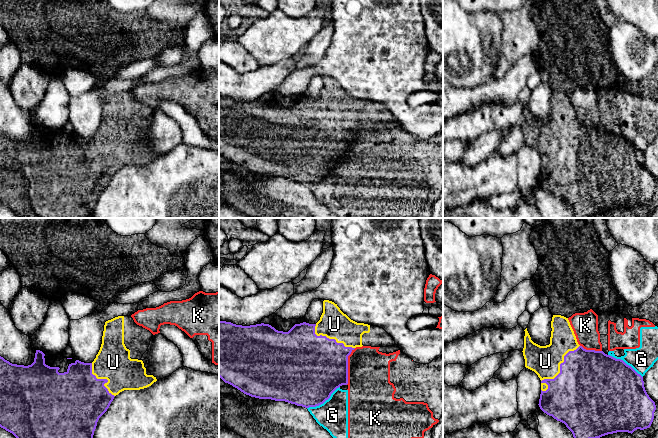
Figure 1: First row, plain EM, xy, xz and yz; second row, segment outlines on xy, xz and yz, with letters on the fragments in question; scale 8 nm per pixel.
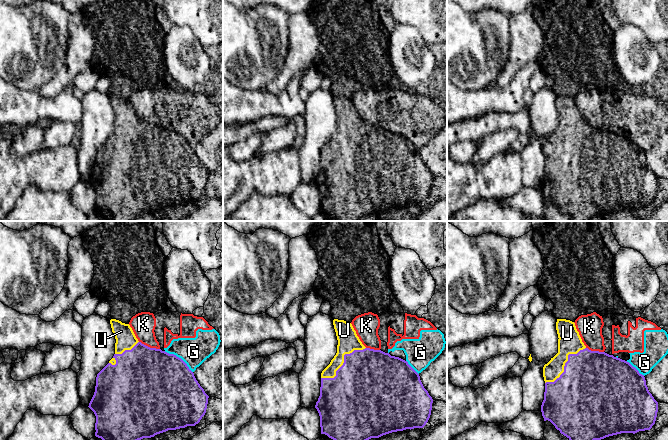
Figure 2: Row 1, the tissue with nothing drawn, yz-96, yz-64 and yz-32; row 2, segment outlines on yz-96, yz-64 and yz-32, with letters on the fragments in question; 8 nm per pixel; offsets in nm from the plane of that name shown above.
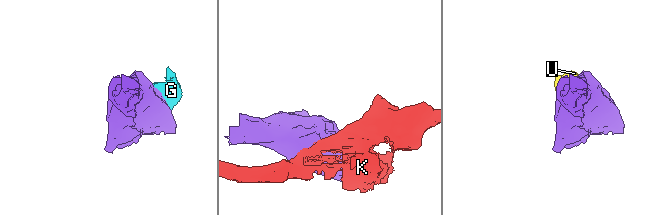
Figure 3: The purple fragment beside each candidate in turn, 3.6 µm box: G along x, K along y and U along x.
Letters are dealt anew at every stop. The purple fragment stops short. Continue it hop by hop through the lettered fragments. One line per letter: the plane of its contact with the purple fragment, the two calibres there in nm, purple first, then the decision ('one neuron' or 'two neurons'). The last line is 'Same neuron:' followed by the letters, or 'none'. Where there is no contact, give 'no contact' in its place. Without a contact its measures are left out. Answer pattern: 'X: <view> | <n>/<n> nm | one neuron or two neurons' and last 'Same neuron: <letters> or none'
G: xz | 480/240 nm | two neurons
K: xz | 480/360 nm | two neurons
U: yz | 500/240 nm | one neuron
Same neuron: U

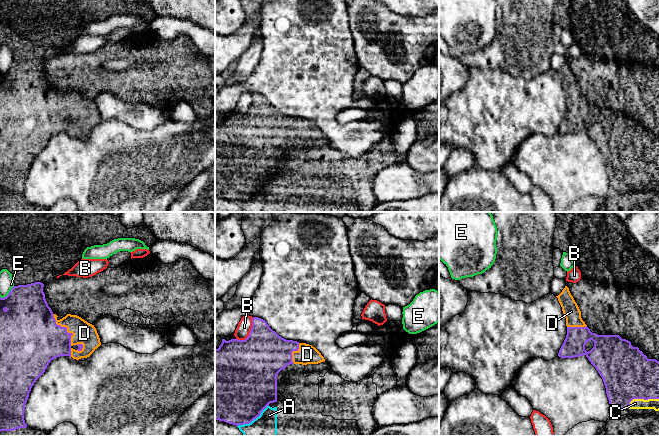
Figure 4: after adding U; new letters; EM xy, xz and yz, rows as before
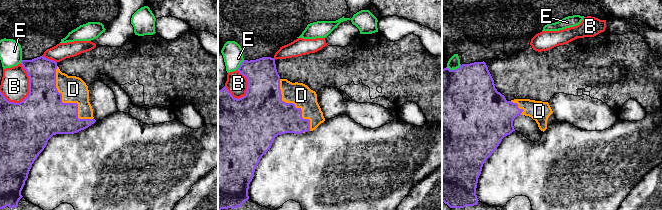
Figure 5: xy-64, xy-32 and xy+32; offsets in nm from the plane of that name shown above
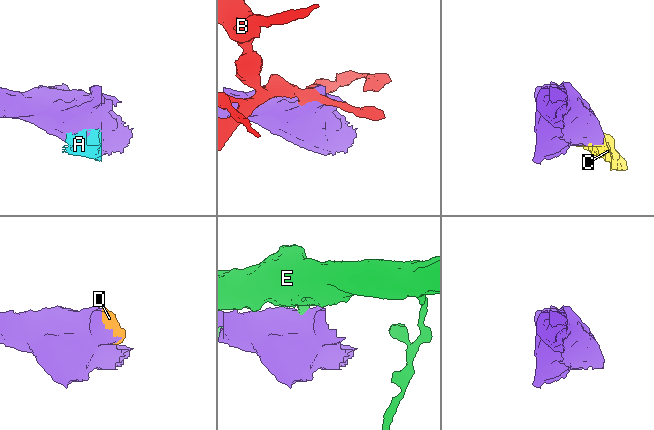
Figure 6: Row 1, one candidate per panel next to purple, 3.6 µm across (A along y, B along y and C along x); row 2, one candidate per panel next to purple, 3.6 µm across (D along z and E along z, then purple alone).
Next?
A: xz | 500/260 nm | two neurons
B: xz | 420/120 nm | two neurons
C: yz | 400/80 nm | one neuron
D: xy | 400/180 nm | one neuron
E: xy | 380/110 nm | two neurons
Same neuron: C, D

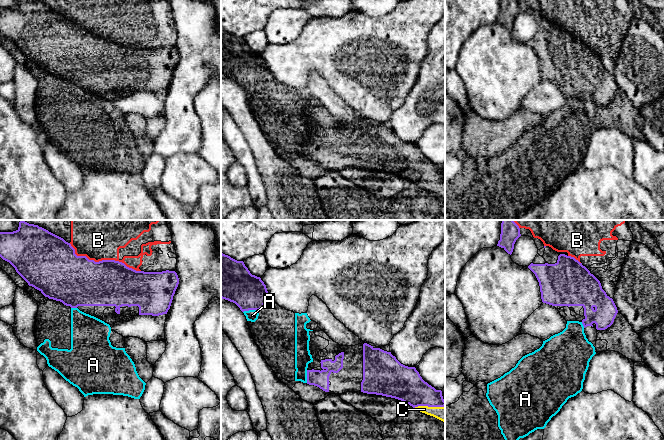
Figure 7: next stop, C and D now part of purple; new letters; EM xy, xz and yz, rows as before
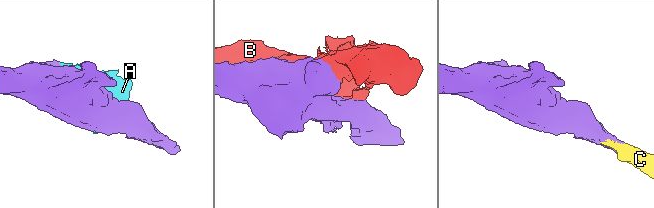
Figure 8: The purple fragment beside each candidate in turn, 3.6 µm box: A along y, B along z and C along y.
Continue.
A: xz | 300/100 nm | two neurons
B: xy | 380/300 nm | two neurons
C: xz | 260/120 nm | one neuron
Same neuron: C

